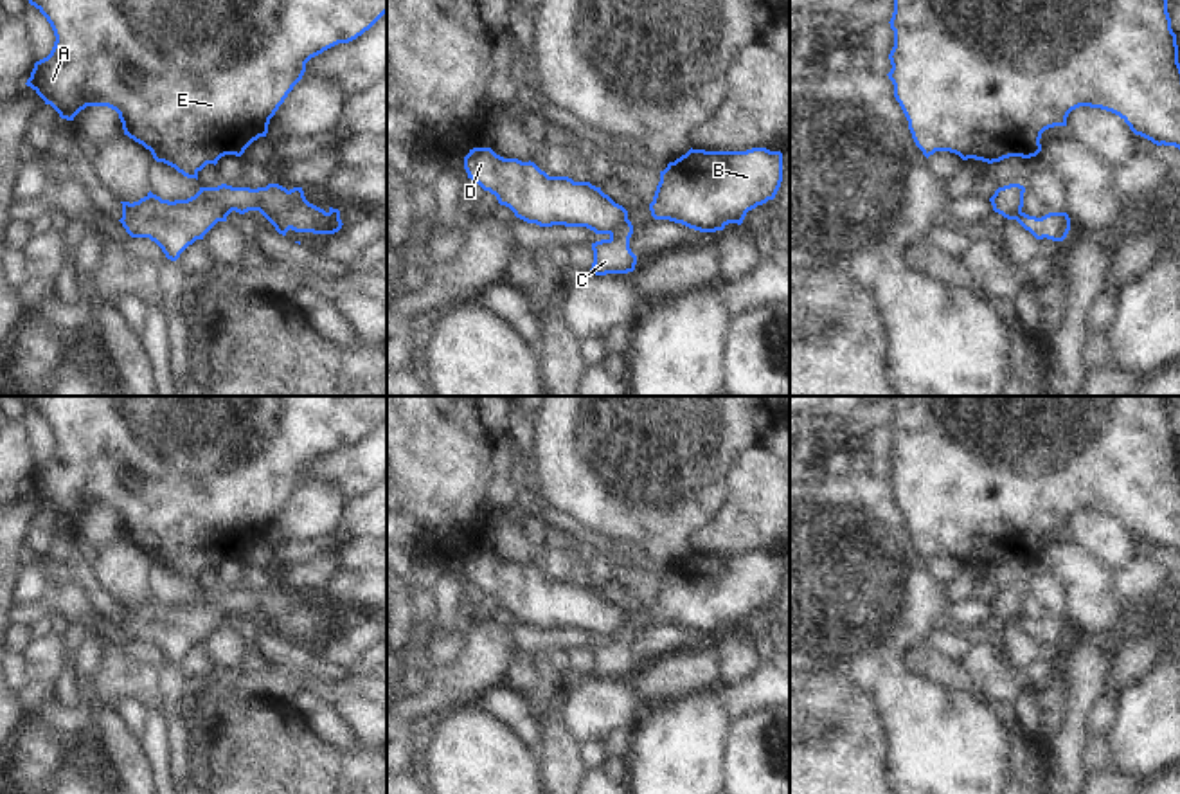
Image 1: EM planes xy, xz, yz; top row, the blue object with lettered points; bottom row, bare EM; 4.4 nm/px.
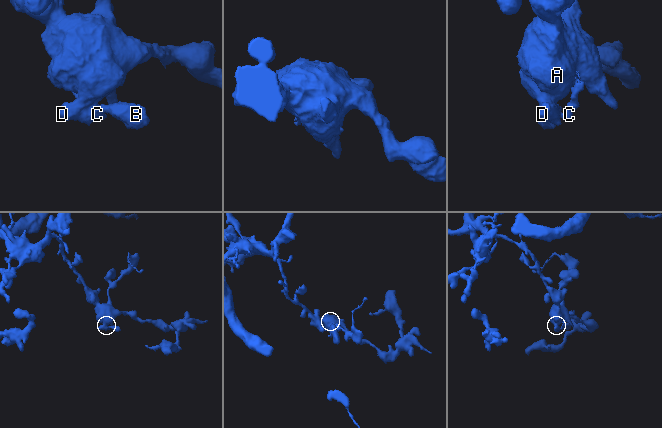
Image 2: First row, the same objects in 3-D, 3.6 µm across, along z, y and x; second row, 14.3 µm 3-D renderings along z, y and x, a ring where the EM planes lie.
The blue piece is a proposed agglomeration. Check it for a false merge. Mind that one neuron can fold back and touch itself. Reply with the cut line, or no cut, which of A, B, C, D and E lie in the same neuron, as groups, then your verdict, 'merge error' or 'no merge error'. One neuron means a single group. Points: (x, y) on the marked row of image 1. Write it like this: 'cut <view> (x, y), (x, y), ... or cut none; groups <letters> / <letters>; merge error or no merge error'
cut xz (626, 218), (607, 233); groups A B D E / C; merge error

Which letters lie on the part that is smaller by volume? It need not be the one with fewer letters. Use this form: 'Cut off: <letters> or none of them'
Cut off: C

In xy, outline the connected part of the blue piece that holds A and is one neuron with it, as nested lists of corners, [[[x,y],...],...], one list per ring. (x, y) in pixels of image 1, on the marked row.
[[[29,0],[29,4],[47,18],[56,41],[50,54],[34,63],[25,85],[67,121],[74,121],[86,106],[108,106],[115,110],[124,135],[149,149],[156,162],[164,162],[183,176],[196,180],[207,164],[216,166],[225,155],[241,157],[254,140],[266,137],[270,119],[302,79],[306,63],[311,58],[338,43],[356,40],[387,13],[387,0]]]

